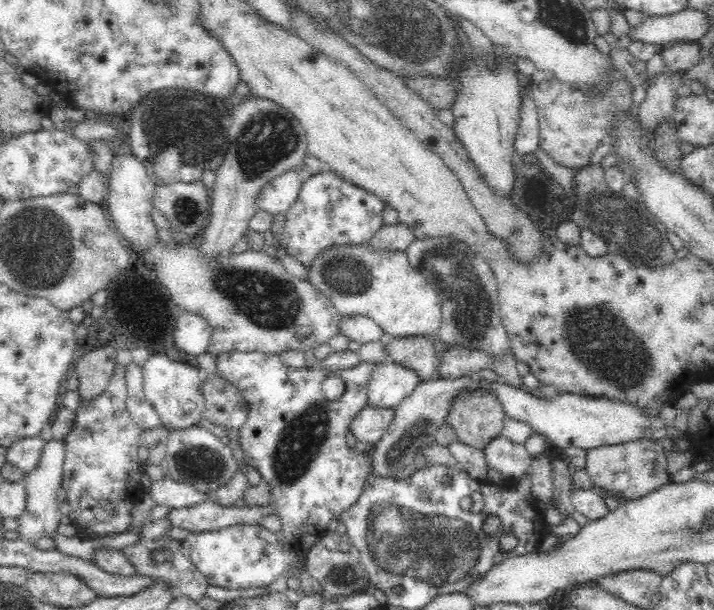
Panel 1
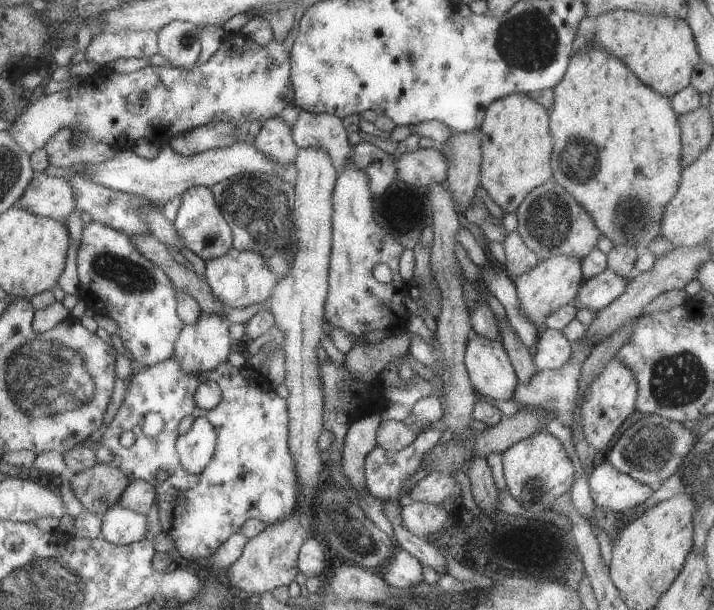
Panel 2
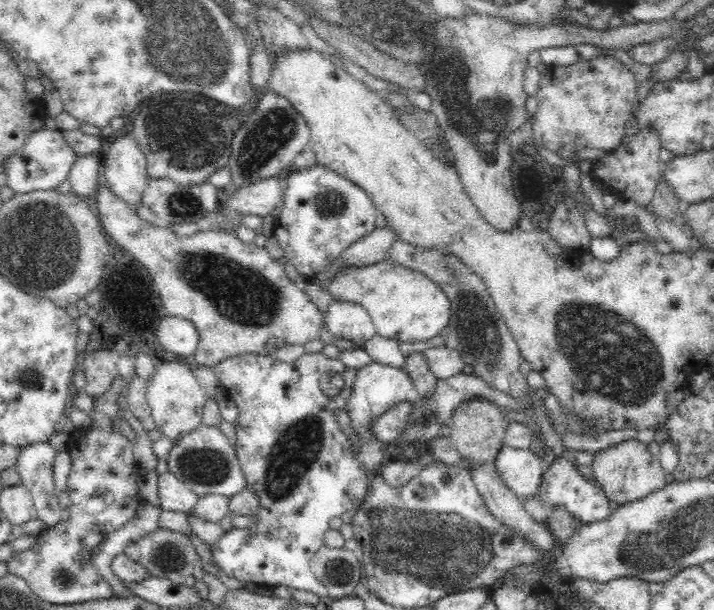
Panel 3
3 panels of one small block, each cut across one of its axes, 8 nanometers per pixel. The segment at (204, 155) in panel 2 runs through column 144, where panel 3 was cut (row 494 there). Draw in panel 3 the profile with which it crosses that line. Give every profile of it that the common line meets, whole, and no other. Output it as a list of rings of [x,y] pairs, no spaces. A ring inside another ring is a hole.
[[[169,471],[158,477],[157,484],[160,506],[164,510],[190,513],[198,502],[198,494]]]

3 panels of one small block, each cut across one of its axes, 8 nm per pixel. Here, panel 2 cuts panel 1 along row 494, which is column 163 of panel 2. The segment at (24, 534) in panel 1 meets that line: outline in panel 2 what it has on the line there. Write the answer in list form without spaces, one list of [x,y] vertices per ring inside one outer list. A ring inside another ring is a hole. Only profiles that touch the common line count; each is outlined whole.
[[[173,21],[157,32],[159,53],[169,66],[192,69],[201,54],[198,28],[187,21]]]

